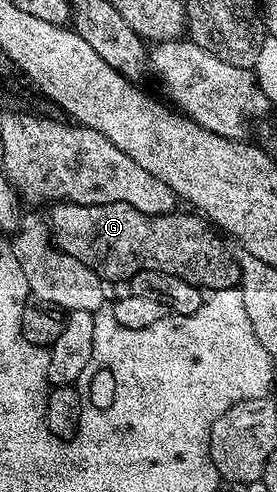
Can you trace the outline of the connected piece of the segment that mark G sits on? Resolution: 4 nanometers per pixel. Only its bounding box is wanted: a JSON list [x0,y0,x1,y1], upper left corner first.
[46,203,240,293]

